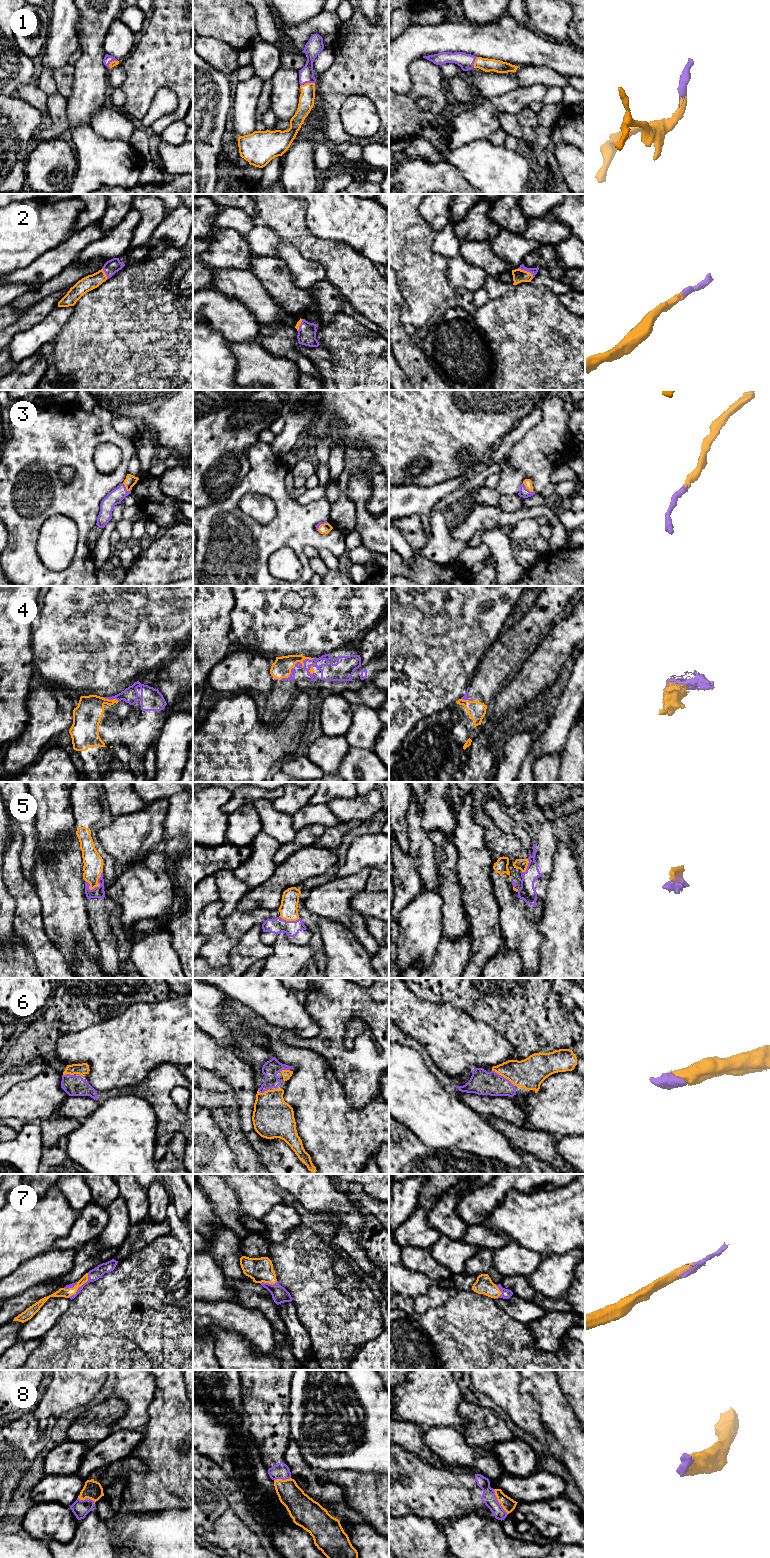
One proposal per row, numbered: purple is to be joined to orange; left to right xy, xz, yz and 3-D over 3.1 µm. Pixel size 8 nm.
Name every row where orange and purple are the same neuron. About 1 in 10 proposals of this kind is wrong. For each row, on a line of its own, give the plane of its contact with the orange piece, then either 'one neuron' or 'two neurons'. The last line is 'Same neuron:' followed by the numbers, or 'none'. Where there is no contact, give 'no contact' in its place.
1: contact in xz; one neuron
2: contact in yz; one neuron
3: contact in yz; one neuron
4: contact in xz; one neuron
5: contact in xy; one neuron
6: contact in yz; one neuron
7: contact in xy; one neuron
8: contact in yz; one neuron
Same neuron: 1, 2, 3, 4, 5, 6, 7, 8

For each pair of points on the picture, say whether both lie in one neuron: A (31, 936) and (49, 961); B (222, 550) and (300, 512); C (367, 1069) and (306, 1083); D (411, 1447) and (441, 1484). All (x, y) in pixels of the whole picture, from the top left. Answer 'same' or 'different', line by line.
A: same
B: same
C: different
D: different

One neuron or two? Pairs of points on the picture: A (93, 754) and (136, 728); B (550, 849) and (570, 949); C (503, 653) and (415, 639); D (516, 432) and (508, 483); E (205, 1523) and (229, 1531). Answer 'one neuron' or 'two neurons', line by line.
A: one neuron
B: two neurons
C: two neurons
D: two neurons
E: two neurons

